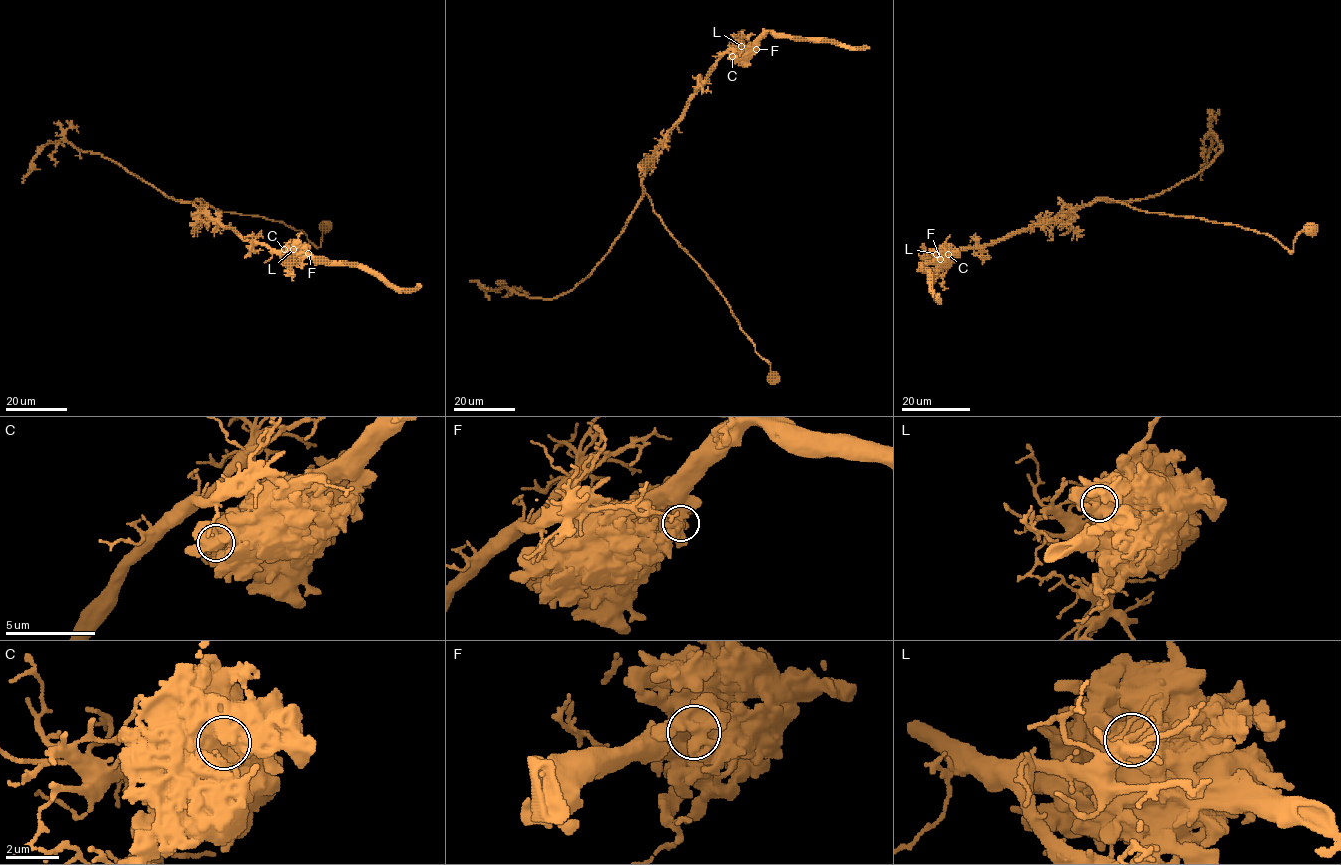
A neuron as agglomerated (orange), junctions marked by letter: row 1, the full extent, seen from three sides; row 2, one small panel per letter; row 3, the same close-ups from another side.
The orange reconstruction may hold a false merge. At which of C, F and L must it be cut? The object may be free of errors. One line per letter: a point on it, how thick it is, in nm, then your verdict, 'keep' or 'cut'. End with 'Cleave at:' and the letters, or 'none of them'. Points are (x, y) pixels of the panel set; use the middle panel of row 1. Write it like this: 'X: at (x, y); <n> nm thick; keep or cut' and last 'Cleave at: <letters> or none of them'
C: at (732, 56); 550 nm thick; keep
F: at (756, 49); 500 nm thick; keep
L: at (741, 46); 500 nm thick; cut
Cleave at: L

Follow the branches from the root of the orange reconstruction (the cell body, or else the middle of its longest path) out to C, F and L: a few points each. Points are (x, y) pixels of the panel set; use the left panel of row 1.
C: (325, 226), (316, 247), (283, 222), (194, 201), (240, 237), (284, 249)
F: (325, 226), (316, 247), (283, 222), (194, 201), (246, 240), (308, 253)
L: (325, 226), (316, 247), (283, 222), (194, 201), (246, 240), (293, 249)

